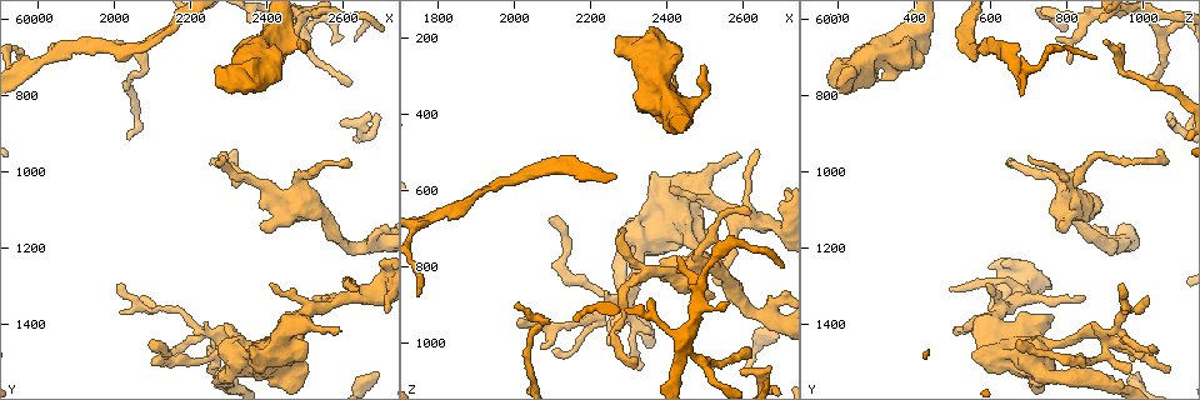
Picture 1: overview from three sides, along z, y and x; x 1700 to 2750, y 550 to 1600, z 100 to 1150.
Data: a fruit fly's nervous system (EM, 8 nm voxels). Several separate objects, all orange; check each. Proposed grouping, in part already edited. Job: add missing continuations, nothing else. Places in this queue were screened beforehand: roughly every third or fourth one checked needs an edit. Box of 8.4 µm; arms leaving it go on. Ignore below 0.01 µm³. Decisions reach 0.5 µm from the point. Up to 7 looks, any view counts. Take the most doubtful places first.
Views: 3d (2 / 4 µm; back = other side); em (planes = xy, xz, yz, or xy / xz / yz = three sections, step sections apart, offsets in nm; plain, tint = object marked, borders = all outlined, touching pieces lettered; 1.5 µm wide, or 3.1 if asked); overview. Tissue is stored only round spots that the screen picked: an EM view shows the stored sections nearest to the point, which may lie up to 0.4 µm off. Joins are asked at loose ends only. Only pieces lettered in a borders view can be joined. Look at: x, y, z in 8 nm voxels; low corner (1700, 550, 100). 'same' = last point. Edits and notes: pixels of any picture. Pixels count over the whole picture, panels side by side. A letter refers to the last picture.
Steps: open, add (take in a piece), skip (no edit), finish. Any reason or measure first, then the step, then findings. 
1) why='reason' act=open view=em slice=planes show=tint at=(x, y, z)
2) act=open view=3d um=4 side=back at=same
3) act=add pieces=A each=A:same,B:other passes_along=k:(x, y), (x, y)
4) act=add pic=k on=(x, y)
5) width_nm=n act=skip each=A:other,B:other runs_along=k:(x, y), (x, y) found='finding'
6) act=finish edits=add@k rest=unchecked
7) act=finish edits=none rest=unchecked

why='an open end' act=open view=3d um=2 at=(2325, 940, 1045)

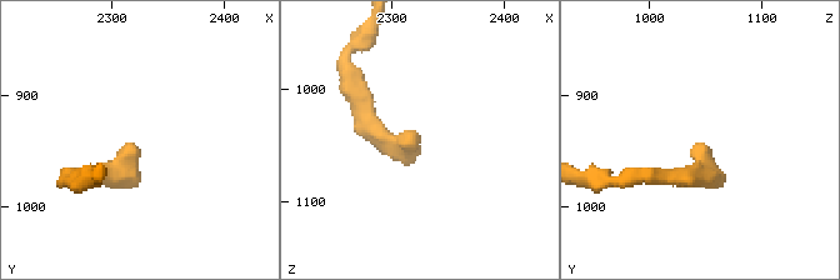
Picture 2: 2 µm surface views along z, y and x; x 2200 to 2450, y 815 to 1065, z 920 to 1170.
why='now the EM' act=open view=em slice=planes show=plain at=(2320, 942, 1044)

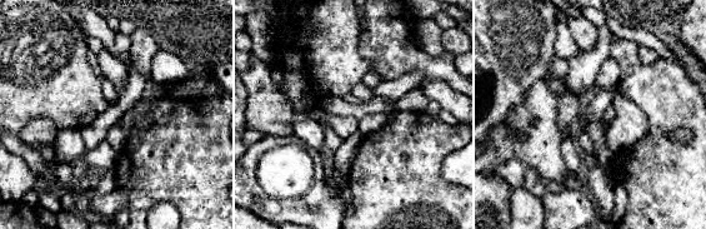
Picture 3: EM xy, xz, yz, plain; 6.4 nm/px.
why='what lies round it' act=open view=em slice=planes show=borders at=same

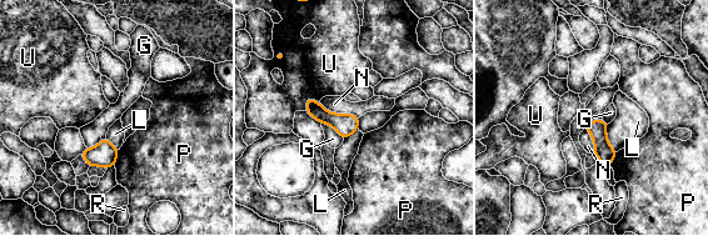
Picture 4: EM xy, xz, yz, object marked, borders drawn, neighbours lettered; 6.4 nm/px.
act=skip each=G:other,L:other,N:other,P:other,R:other,U:other border=4:(319, 101), (307, 98), (304, 110) found='no lettered piece goes on from it'

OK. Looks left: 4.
why='an open end' act=open view=3d um=2 at=(2090, 1450, 675)

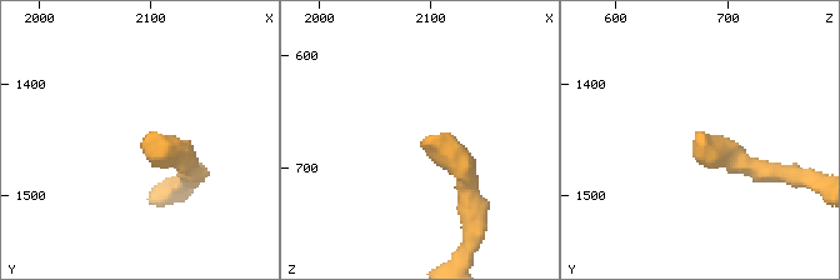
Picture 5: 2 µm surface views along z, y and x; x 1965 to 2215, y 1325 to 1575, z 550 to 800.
act=open view=em slice=planes show=borders at=(2094, 1452, 670)

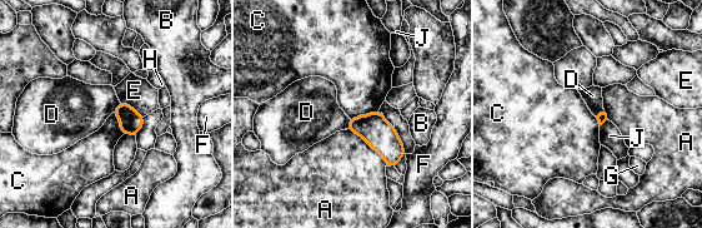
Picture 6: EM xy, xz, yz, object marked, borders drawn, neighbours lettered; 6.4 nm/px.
act=skip each=A:other,B:other,C:other,D:other,E:other,F:other,G:other,H:other,J:other border=6:(377, 110), (350, 119) found='none of them fits'

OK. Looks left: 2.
why='an open end' act=open view=em slice=planes show=borders at=(2265, 780, 210)

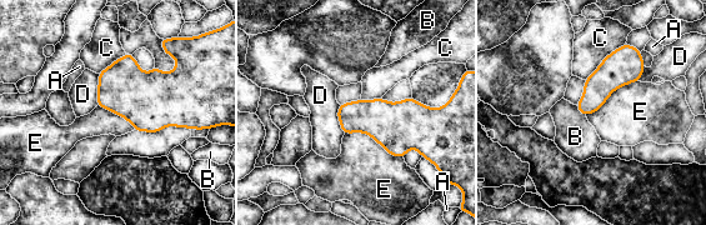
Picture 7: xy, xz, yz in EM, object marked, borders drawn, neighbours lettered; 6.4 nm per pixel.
act=skip each=A:other,B:other,C:other,D:other,E:other border=7:(345, 133), (366, 133), (402, 158) found='no lettered piece goes on from it'

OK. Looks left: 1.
act=finish edits=none rest=unchecked

